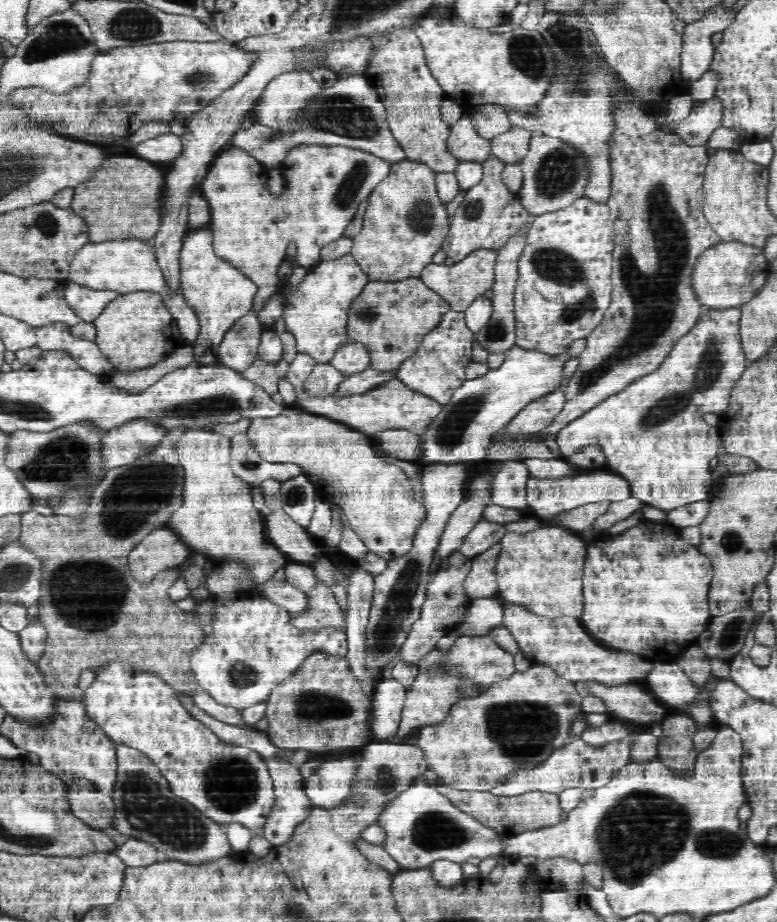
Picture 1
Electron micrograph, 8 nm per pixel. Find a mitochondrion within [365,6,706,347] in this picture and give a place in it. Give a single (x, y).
(551, 263)

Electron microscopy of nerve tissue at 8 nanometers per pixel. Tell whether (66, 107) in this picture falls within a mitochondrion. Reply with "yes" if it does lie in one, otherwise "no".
no

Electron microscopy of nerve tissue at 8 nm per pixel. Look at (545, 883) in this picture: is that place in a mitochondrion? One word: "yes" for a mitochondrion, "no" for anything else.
no

